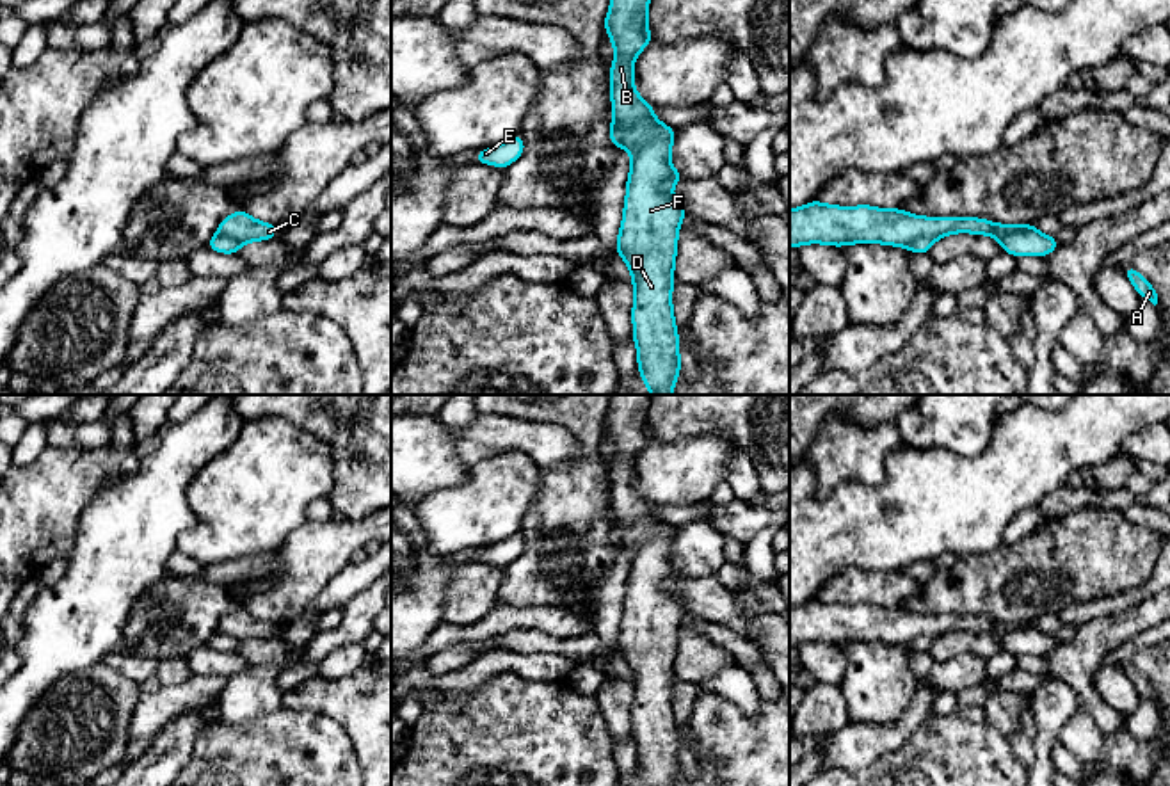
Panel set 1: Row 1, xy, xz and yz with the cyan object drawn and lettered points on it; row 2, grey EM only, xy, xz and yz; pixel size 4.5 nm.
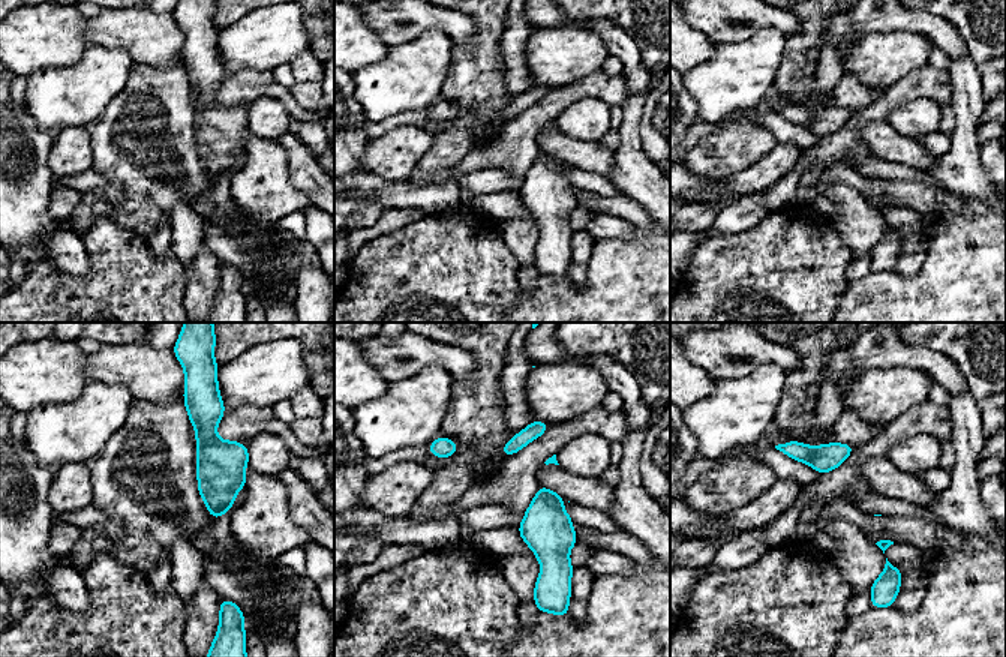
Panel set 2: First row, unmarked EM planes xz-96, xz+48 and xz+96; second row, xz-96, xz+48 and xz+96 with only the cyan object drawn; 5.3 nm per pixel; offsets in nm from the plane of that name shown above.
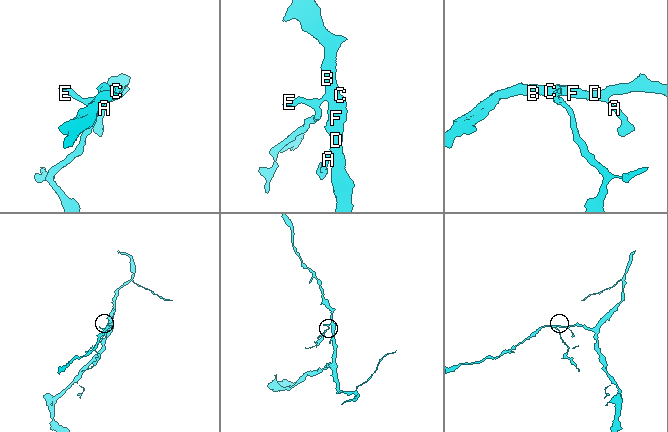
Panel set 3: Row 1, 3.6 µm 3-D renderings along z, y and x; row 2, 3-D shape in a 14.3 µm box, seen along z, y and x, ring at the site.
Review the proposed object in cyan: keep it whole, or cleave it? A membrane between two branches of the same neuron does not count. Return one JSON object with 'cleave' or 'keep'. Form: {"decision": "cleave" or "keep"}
{"decision": "cleave"}

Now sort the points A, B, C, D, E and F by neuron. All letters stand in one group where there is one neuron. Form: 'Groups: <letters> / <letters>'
Groups: A B C D F / E

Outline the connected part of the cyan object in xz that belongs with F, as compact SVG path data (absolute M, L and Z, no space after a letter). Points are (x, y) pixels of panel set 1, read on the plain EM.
M612 395L603 427L608 430L615 455L610 468L610 494L613 519L624 525L622 546L631 553L626 581L622 622L615 647L631 669L635 699L631 708L637 761L645 786L674 786L681 770L679 734L672 708L674 660L677 654L679 622L688 614L685 605L670 592L683 576L669 555L676 528L654 516L654 507L635 489L633 461L653 439L647 425L651 395Z

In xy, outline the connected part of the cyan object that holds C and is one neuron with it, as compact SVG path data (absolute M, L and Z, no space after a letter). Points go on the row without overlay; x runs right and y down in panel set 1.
M245 608L224 615L219 622L219 631L238 642L272 638L277 628L270 621L254 619Z

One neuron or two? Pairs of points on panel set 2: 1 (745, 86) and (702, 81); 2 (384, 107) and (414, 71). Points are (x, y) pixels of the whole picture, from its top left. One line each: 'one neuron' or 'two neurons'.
1: one neuron
2: one neuron

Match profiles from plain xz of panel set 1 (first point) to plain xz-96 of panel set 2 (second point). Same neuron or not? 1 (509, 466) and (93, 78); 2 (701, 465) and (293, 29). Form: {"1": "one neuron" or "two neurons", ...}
{"1": "one neuron", "2": "one neuron"}

